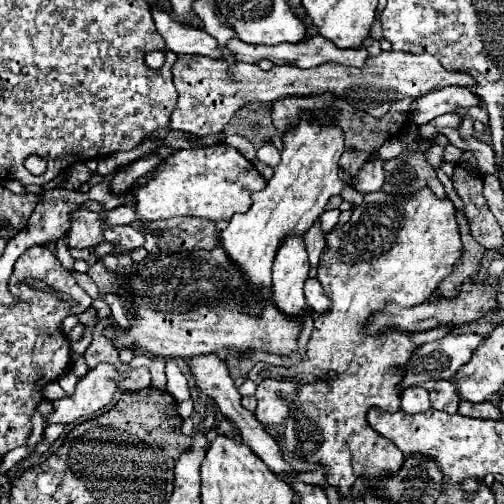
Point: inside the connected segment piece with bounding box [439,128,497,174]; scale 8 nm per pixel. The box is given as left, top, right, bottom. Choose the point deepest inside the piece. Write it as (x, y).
(483, 152)

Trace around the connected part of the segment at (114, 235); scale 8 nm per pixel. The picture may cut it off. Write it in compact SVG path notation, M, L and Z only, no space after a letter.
M119 226L119 228L107 228L105 240L115 246L115 254L131 254L137 248L143 248L143 234L137 232L133 226Z

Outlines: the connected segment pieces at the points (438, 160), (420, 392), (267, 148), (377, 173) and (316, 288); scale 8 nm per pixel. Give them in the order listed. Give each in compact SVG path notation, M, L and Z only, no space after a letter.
M434 145L425 152L427 162L429 162L435 169L439 168L444 161L442 156L438 156L438 152L444 152L444 148L439 145Z
M411 386L403 392L401 396L401 410L405 410L407 414L411 412L423 412L423 410L429 410L431 404L429 404L429 392L421 386Z
M265 142L265 144L257 150L256 156L261 162L265 162L265 164L271 166L271 168L279 162L279 150L277 150L273 144L269 144L269 142Z
M369 160L369 162L363 164L363 168L359 170L359 174L355 178L351 178L351 186L359 194L369 194L369 192L381 190L383 180L385 180L383 160Z
M309 278L305 282L305 298L307 298L307 306L315 312L315 314L325 314L331 308L331 300L325 296L321 284L317 278Z

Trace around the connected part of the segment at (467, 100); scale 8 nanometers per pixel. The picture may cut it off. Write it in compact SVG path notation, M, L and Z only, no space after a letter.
M461 86L435 88L429 94L423 94L411 102L411 120L417 126L433 122L437 116L455 110L455 106L481 106L479 98Z

